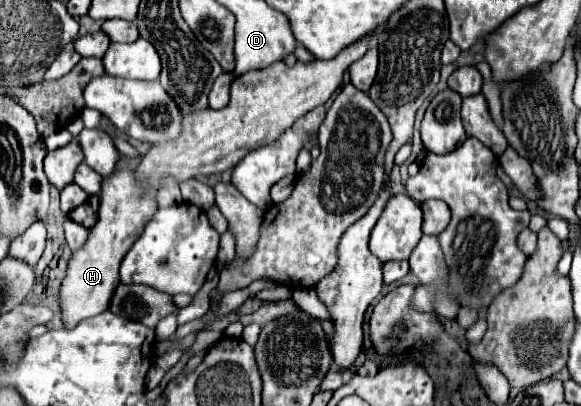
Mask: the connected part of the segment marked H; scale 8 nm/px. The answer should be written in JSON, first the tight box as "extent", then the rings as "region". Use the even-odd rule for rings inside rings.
{"extent":[60,158,156,328],"region":[[[126,158],[120,160],[118,170],[102,180],[98,222],[88,230],[86,242],[72,252],[68,260],[68,270],[60,286],[60,310],[64,328],[74,328],[82,320],[92,318],[108,310],[110,298],[120,284],[120,262],[142,234],[144,226],[156,212],[156,192],[146,190],[144,184],[136,182],[134,172],[128,170]]]}

